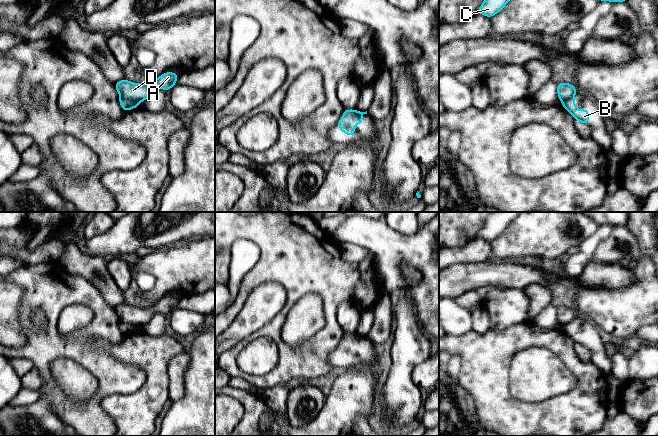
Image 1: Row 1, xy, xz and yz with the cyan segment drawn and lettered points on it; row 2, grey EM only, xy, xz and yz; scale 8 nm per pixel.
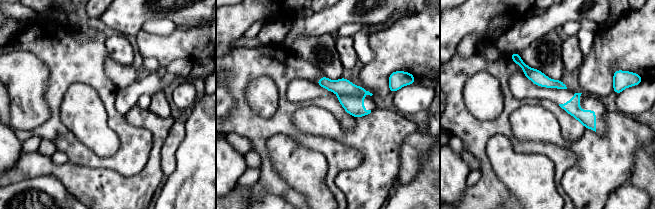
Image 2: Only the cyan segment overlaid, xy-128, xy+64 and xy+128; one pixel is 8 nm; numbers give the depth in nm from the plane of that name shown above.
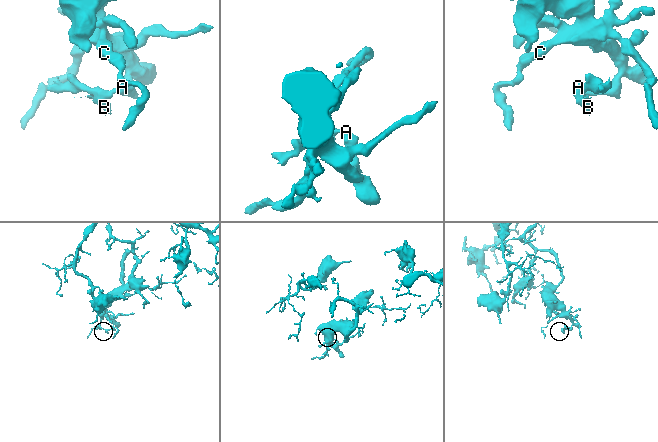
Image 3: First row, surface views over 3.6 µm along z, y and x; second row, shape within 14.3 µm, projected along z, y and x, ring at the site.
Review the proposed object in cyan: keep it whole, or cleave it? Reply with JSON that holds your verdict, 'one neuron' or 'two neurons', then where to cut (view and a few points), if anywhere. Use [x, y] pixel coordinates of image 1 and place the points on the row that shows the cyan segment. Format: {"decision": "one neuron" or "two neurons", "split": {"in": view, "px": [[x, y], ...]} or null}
{"decision": "two neurons", "split": {"in": "xy", "px": [[120, 96], [138, 102]]}}

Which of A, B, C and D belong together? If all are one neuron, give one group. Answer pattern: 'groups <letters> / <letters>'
groups A C D / B

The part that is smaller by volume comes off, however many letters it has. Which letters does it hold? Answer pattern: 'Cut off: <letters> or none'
Cut off: B

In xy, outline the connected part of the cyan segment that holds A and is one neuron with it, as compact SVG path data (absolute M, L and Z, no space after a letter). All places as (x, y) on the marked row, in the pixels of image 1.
M165 72L153 81L146 84L134 83L127 79L122 79L114 84L121 98L125 98L134 102L143 102L148 99L153 89L170 90L179 77L178 73Z

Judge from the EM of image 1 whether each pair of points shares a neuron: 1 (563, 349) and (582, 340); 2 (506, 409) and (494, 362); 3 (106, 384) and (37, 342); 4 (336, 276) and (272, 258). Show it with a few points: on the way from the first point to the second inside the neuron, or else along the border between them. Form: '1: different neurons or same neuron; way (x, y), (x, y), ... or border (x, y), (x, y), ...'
1: different neurons; border (561, 328), (576, 344)
2: same neuron; way (494, 397), (494, 374)
3: same neuron; way (94, 365), (77, 348), (56, 346)
4: same neuron; way (320, 270), (302, 264), (296, 259), (288, 259)

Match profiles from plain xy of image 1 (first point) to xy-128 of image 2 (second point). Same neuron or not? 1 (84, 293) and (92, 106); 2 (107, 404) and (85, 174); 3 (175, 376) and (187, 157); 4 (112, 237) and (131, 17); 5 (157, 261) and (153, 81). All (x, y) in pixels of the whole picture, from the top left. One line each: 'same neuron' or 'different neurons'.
1: different neurons
2: same neuron
3: different neurons
4: same neuron
5: different neurons

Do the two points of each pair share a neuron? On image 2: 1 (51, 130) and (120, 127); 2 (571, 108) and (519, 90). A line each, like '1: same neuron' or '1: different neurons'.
1: same neuron
2: same neuron

